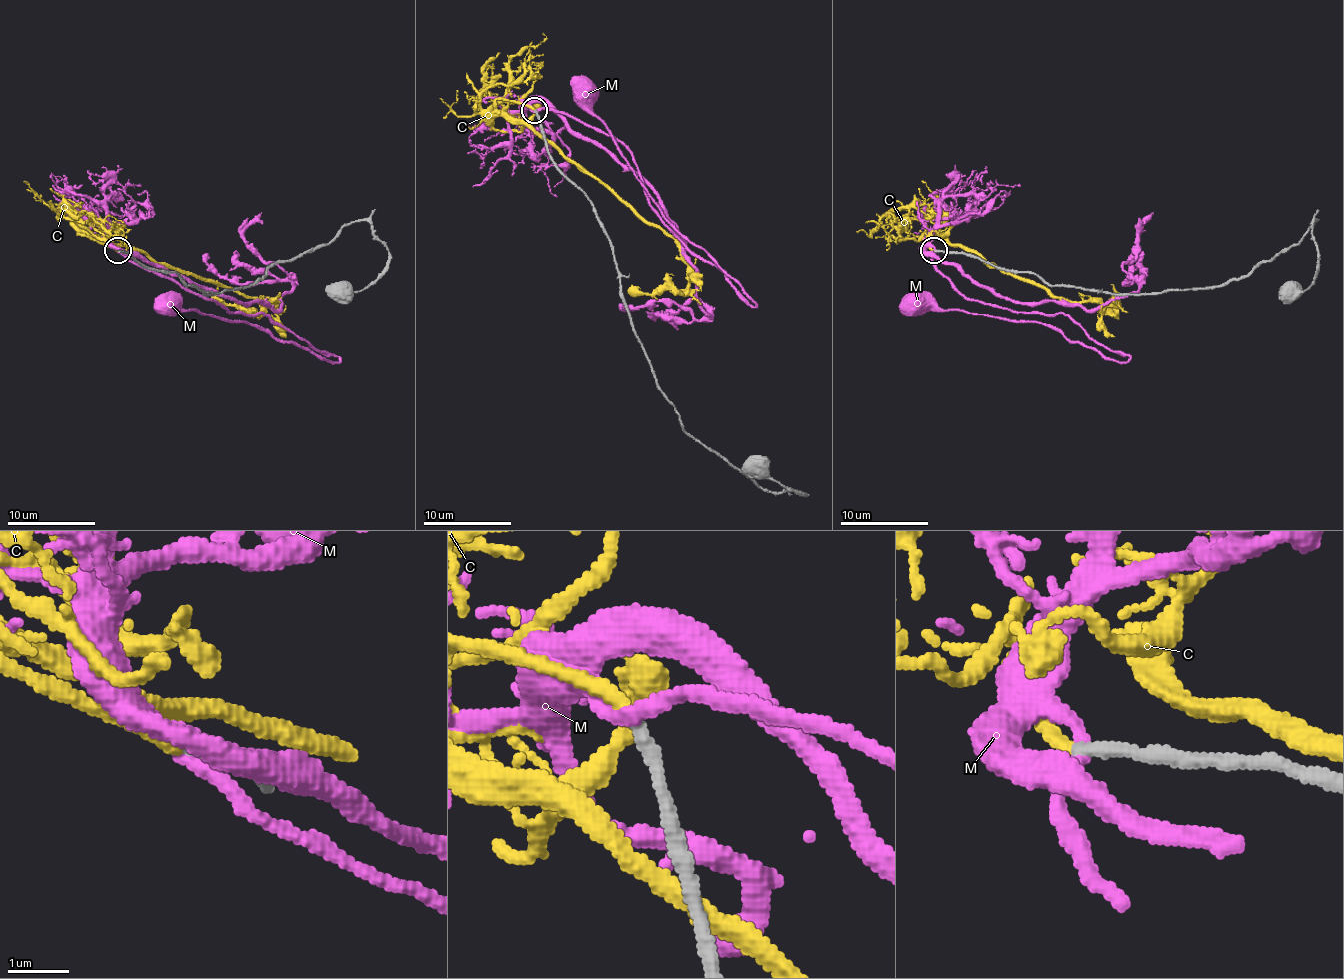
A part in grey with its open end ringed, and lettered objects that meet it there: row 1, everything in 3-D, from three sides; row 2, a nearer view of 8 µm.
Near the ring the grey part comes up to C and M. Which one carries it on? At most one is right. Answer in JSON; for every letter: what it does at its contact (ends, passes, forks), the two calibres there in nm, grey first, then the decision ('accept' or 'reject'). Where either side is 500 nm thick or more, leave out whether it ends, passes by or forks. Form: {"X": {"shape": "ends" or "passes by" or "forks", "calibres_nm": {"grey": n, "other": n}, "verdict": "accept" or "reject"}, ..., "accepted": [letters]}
{"C": {"shape": "passes by", "calibres_nm": {"grey": 200, "other": 130}, "verdict": "accept"}, "M": {"shape": "passes by", "calibres_nm": {"grey": 240, "other": 200}, "verdict": "reject"}, "accepted": ["C"]}

